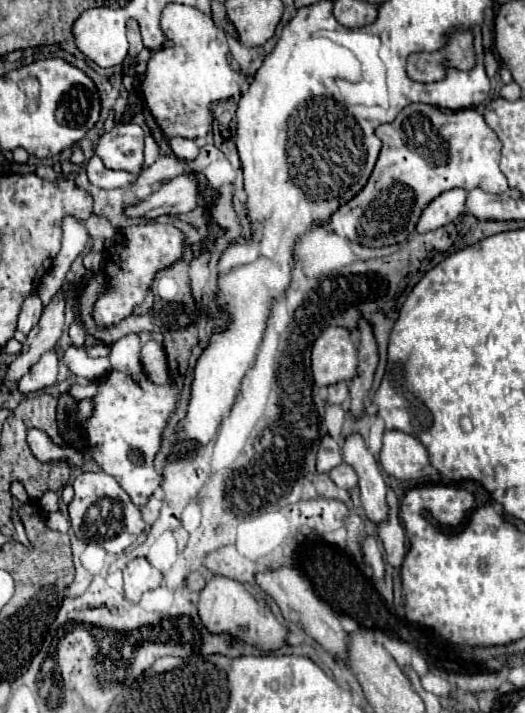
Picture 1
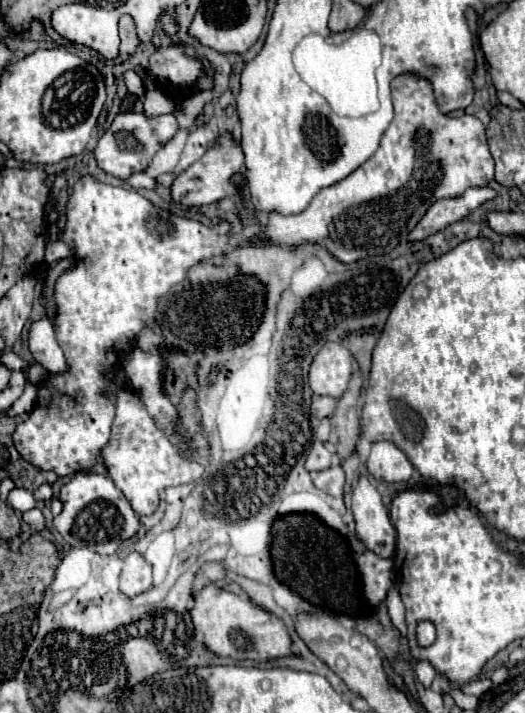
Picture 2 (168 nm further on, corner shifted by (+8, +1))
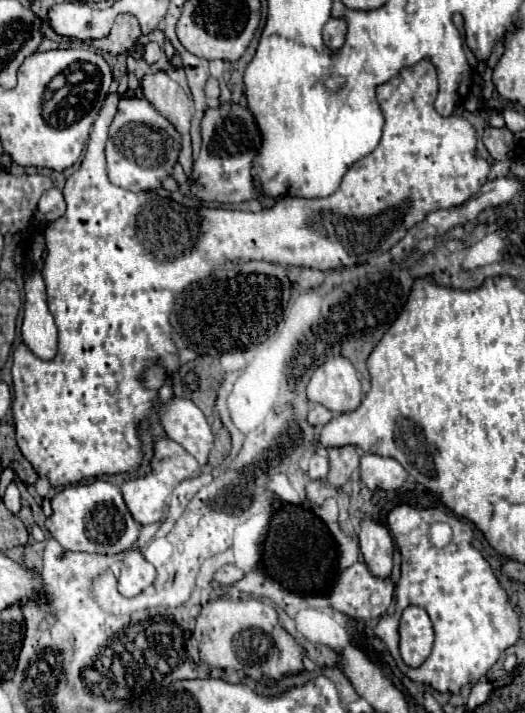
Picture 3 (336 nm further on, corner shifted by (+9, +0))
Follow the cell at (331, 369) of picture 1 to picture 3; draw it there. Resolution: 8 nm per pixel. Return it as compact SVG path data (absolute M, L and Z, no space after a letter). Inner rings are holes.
M333 356L321 364L307 384L307 398L323 404L333 414L355 410L361 404L361 396L357 370L343 356Z

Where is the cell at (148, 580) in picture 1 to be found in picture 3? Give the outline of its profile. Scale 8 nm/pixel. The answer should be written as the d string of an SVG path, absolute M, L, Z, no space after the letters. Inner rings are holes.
M127 550L119 576L119 592L127 598L143 592L145 586L153 584L155 566L149 564L139 550Z

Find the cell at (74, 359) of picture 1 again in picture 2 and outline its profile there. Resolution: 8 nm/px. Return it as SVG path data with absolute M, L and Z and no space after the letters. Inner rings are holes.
M42 319L36 321L30 329L30 351L34 355L34 359L44 365L44 369L48 373L66 373L68 369L68 361L58 345L56 333L54 333L54 325L50 319Z

